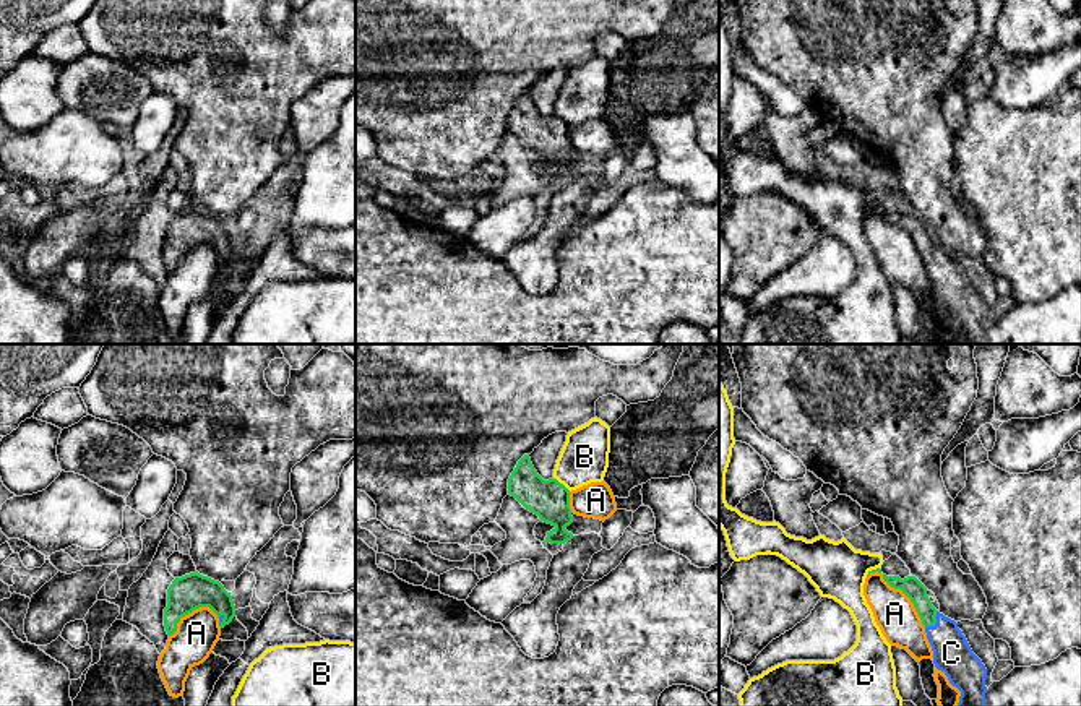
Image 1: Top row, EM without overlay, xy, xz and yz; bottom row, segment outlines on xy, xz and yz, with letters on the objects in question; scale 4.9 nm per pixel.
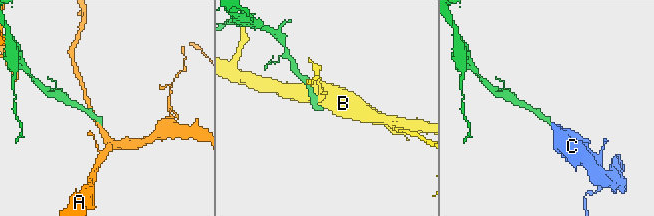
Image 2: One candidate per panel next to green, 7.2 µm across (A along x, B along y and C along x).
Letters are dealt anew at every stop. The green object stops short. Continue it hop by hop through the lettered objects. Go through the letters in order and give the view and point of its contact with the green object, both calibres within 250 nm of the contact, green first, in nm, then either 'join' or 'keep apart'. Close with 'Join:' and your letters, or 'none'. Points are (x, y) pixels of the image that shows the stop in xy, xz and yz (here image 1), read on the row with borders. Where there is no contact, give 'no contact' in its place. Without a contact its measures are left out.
A: contact yz (901, 589); calibres 100 and 200 nm; keep apart
B: contact xz (562, 484); calibres 190 and 240 nm; keep apart
C: contact yz (935, 622); calibres 100 and 190 nm; join
Join: C

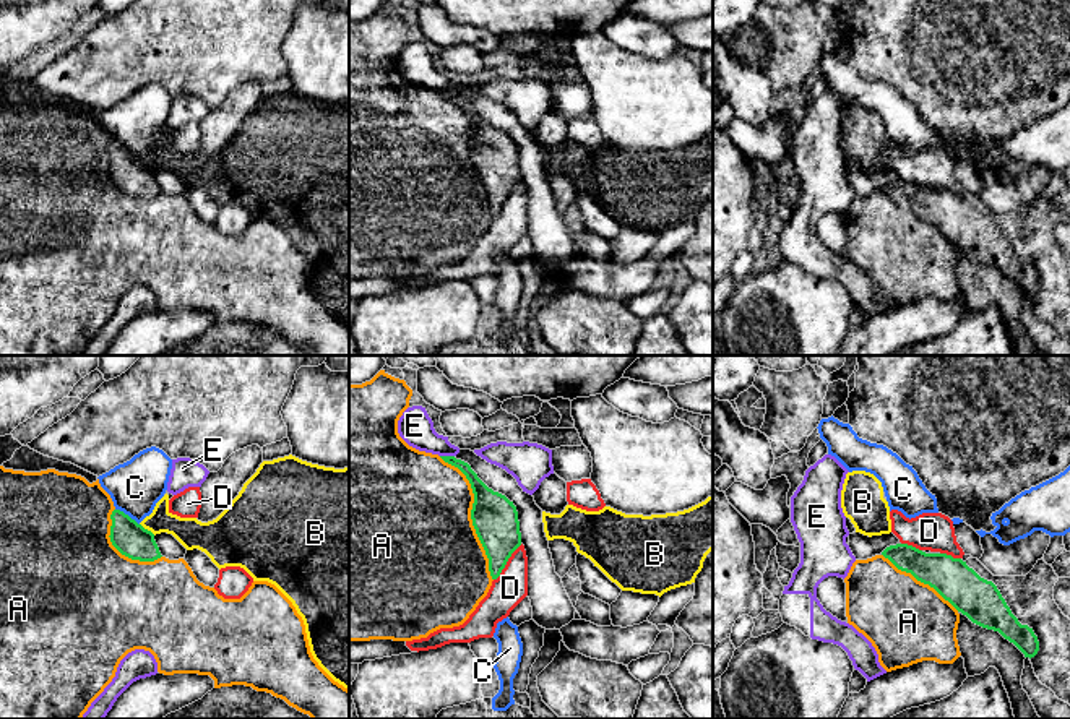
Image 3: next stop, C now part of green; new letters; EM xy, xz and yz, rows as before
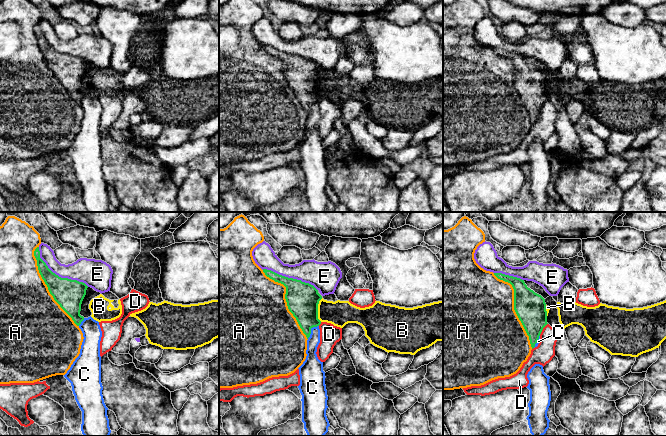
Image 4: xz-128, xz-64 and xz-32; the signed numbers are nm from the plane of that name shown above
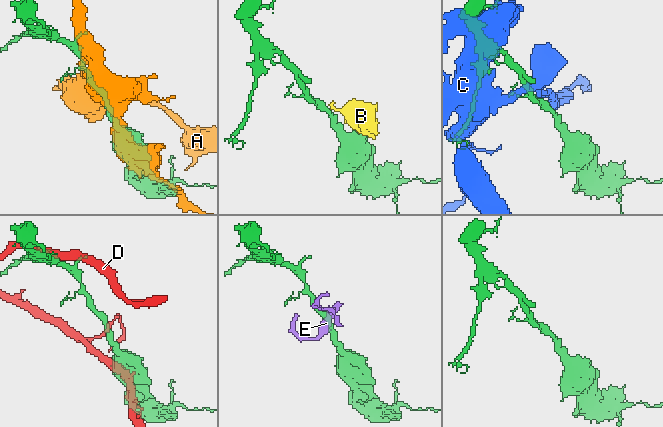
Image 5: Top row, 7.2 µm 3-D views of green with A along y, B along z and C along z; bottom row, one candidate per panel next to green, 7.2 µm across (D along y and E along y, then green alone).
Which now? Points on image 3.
A: contact xz (471, 515); calibres 220 and 500 nm; keep apart
B: contact xy (146, 529); calibres 170 and 150 nm; keep apart
C: contact xy (127, 515); calibres 170 and 260 nm; keep apart
D: contact xz (507, 560); calibres 220 and 170 nm; keep apart
E: contact xz (447, 456); calibres 80 and 170 nm; keep apart
Join: none

